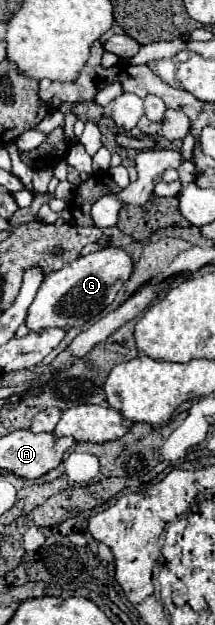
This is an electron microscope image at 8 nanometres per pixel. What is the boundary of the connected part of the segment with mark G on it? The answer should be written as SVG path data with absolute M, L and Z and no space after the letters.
M106 246L100 248L88 256L80 256L74 262L66 264L64 268L50 272L44 280L44 286L40 286L28 318L26 326L32 332L40 332L44 328L72 328L72 326L84 326L90 318L98 316L106 306L110 306L118 294L118 290L128 282L132 276L134 262L128 256L128 252L120 246Z

